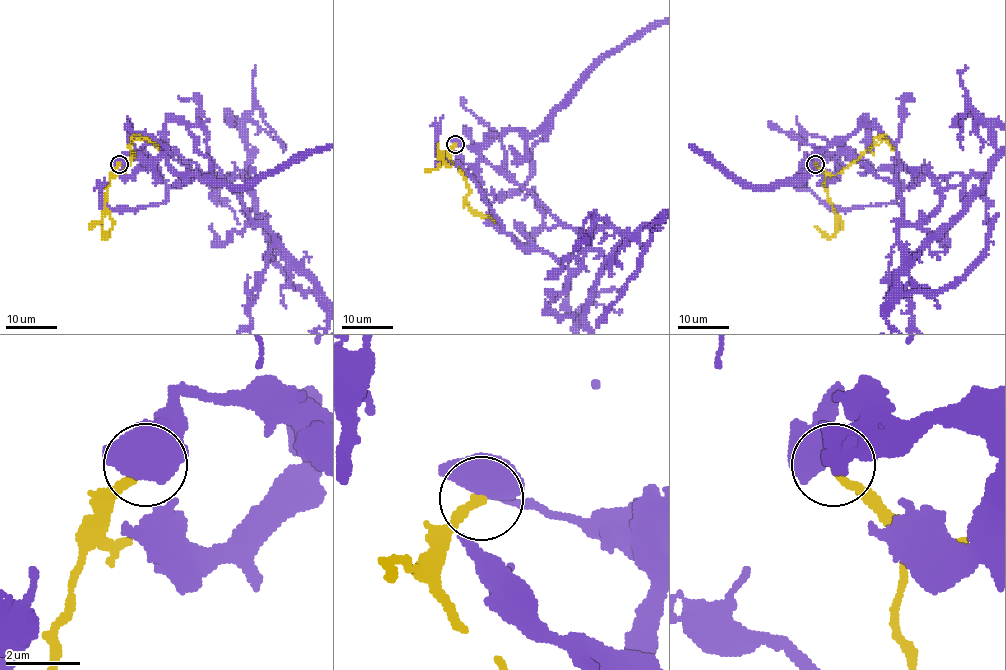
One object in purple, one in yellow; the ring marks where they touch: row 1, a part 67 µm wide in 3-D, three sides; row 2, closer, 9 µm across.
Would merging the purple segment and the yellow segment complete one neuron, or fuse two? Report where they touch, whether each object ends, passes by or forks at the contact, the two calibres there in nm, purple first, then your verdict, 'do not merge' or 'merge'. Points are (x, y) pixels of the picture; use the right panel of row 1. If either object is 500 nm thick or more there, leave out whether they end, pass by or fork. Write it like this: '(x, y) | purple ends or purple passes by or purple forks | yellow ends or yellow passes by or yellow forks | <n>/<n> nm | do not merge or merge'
(815, 164) | 700/280 nm | do not merge

